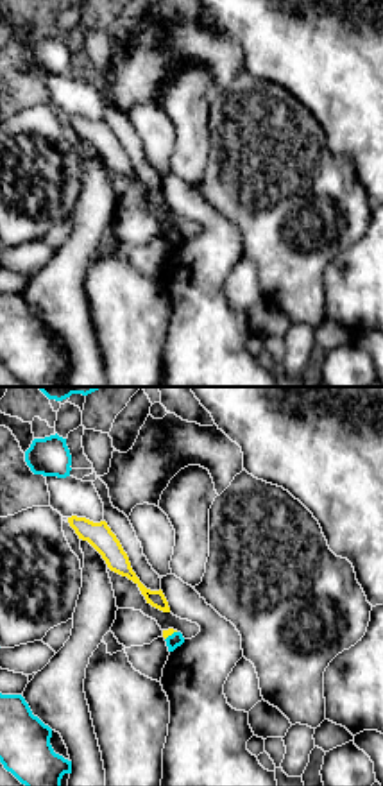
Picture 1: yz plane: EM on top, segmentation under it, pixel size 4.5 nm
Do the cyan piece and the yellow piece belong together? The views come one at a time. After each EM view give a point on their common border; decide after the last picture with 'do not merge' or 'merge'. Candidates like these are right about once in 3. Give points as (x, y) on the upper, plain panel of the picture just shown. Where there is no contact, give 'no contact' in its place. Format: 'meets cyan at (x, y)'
meets cyan at (172, 233)

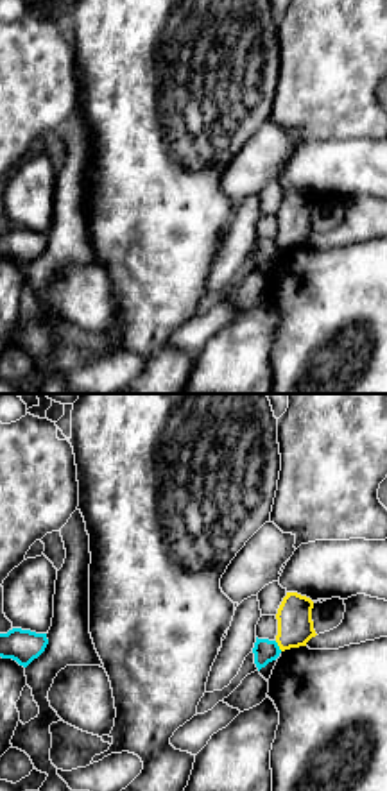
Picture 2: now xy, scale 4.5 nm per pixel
meets cyan at (278, 246)

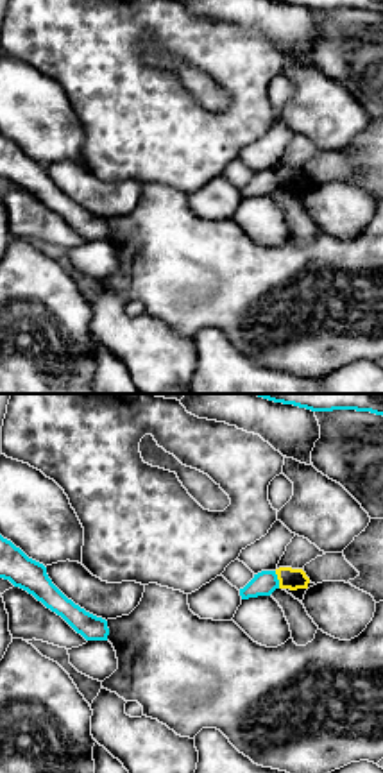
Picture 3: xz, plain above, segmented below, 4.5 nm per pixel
meets cyan at (278, 179)

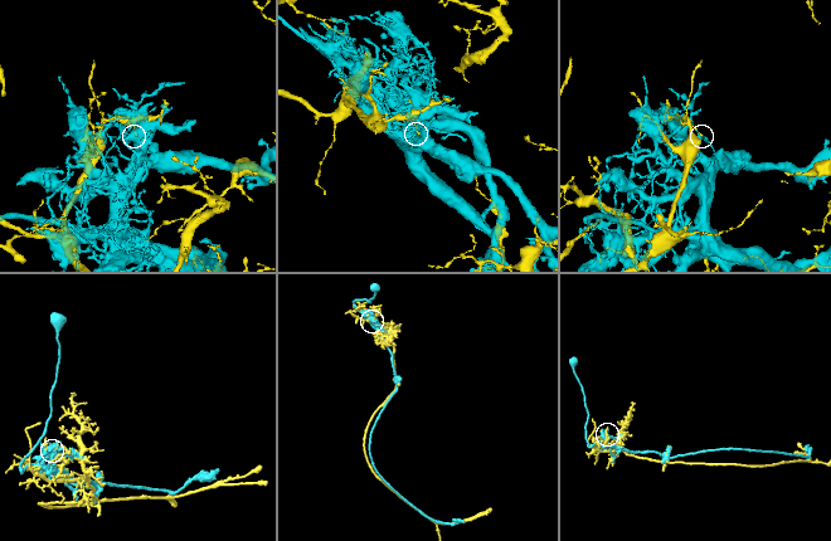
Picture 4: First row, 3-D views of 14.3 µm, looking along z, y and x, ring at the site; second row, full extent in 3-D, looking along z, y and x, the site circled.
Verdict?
do not merge

